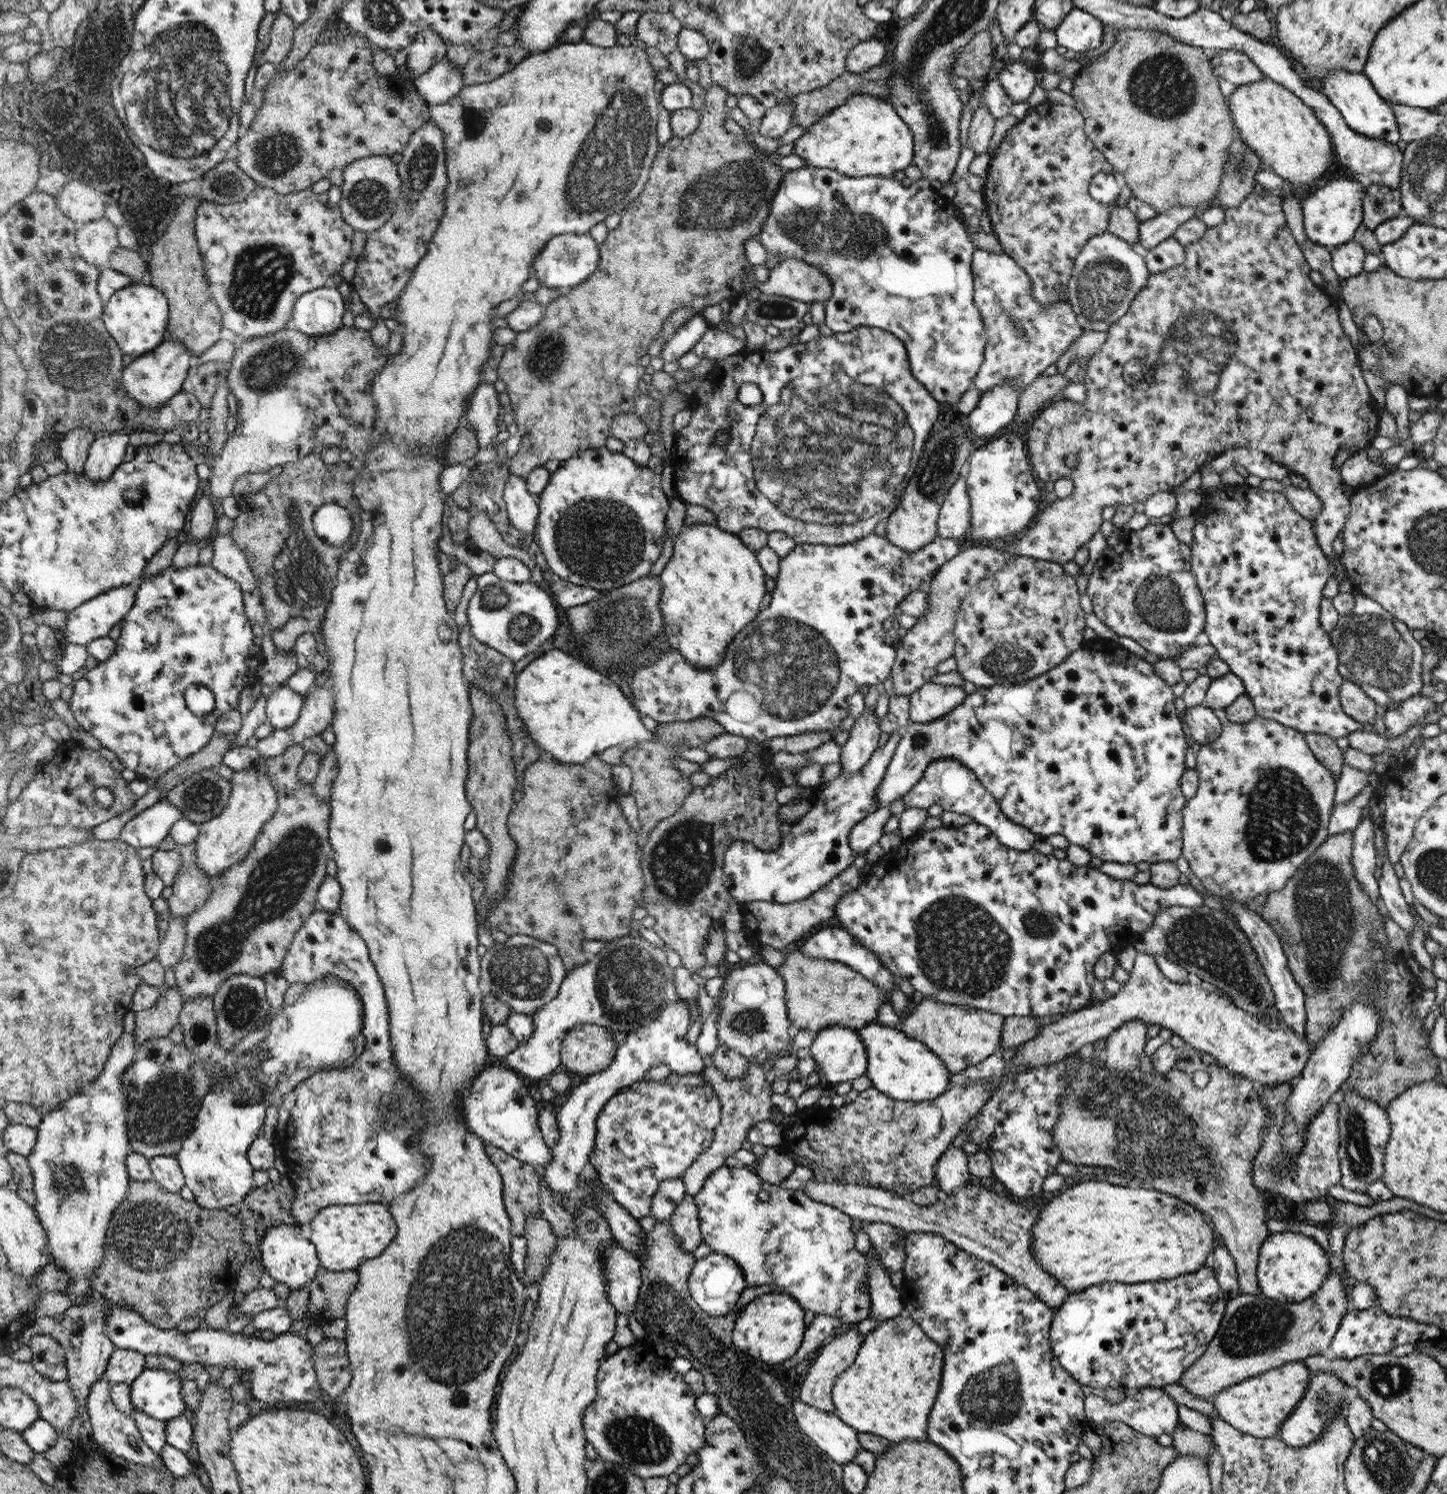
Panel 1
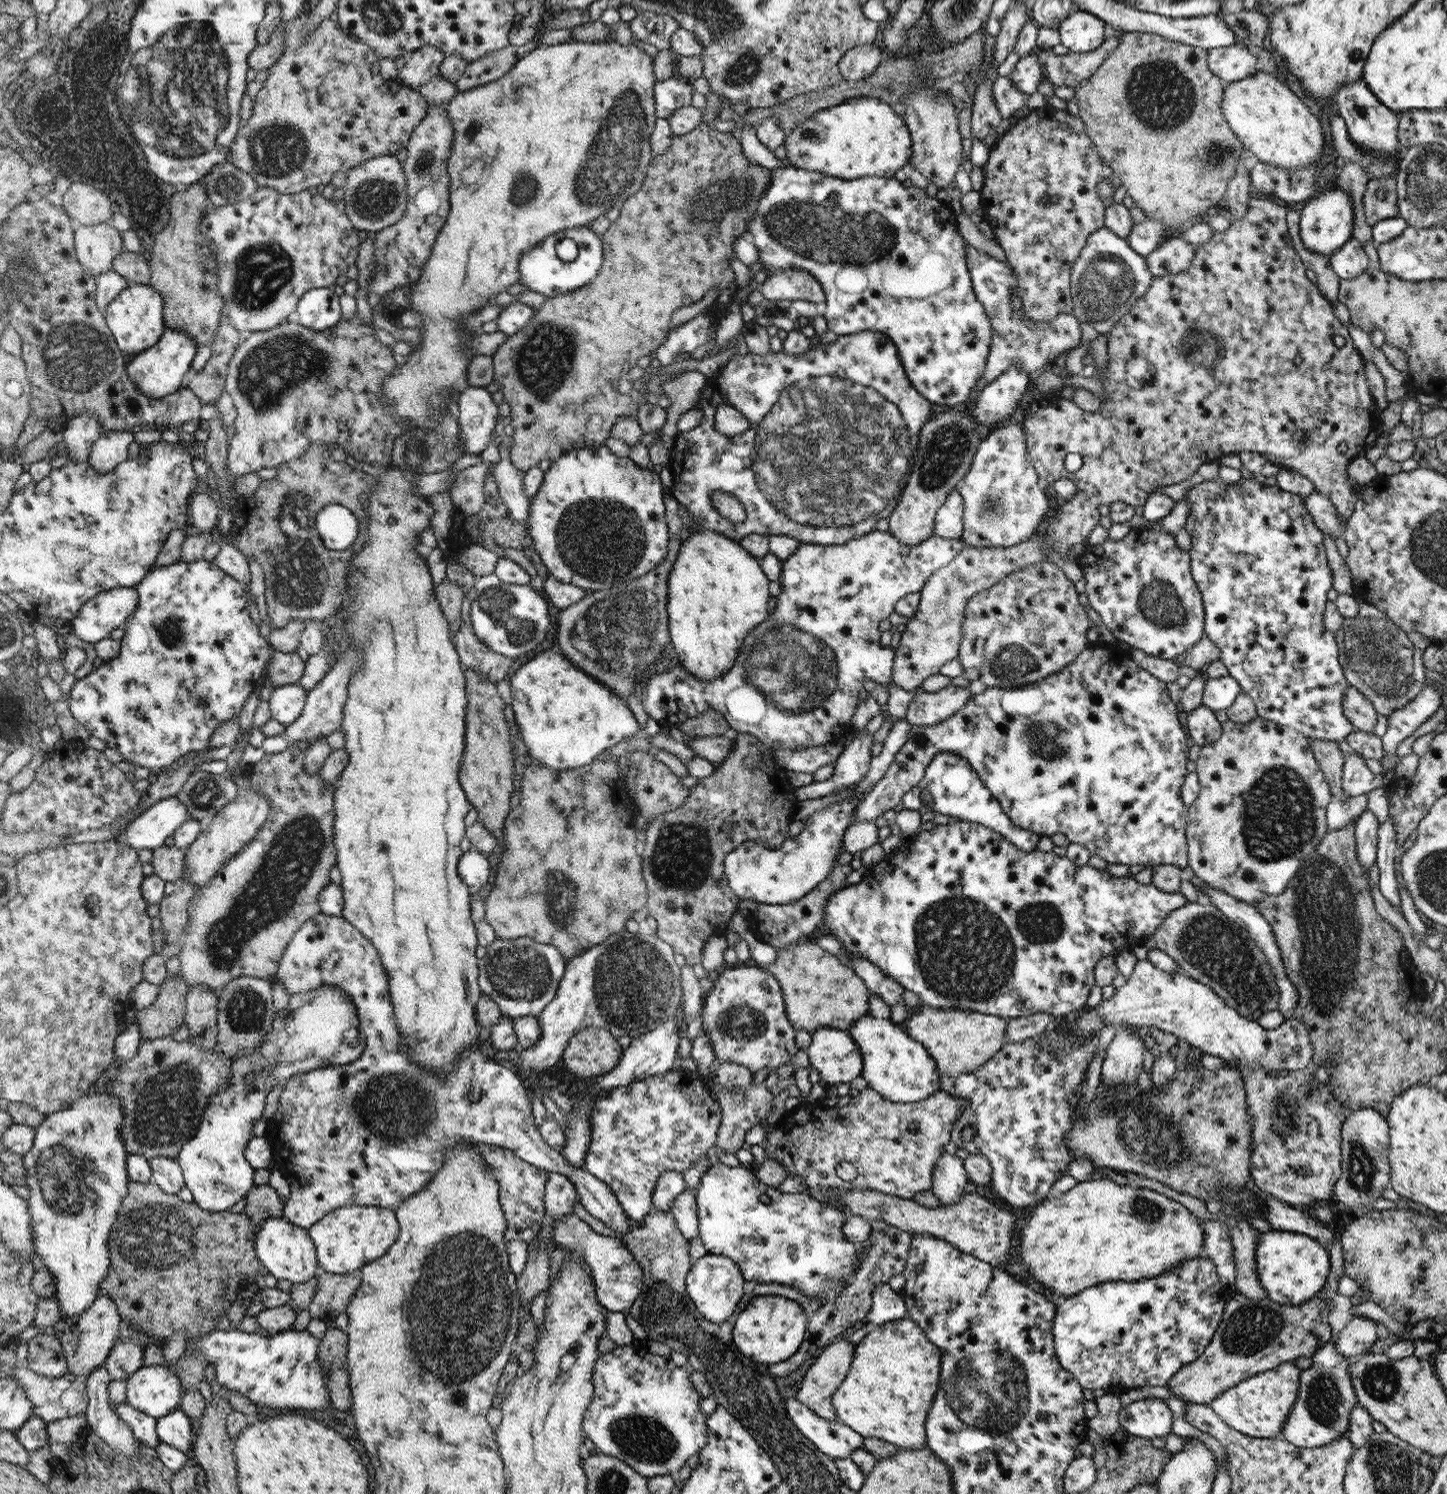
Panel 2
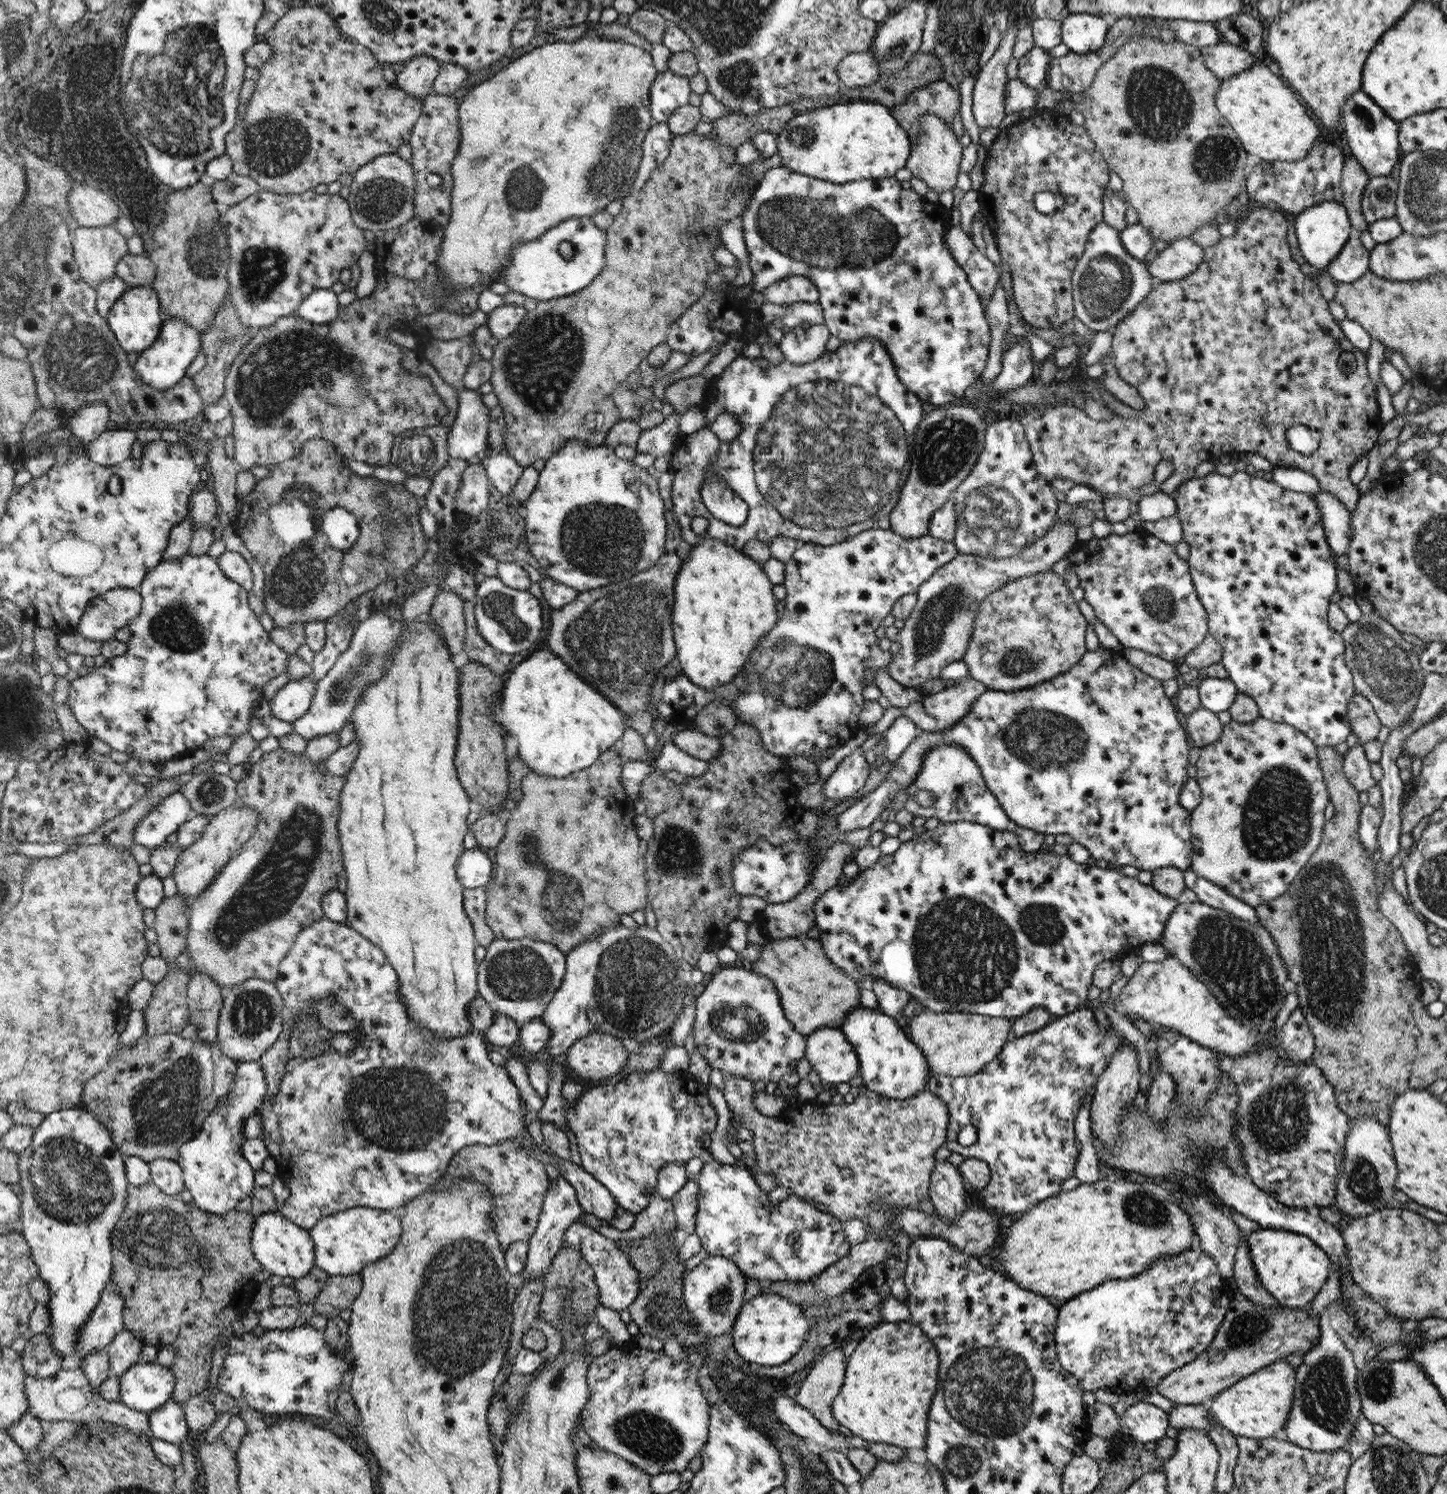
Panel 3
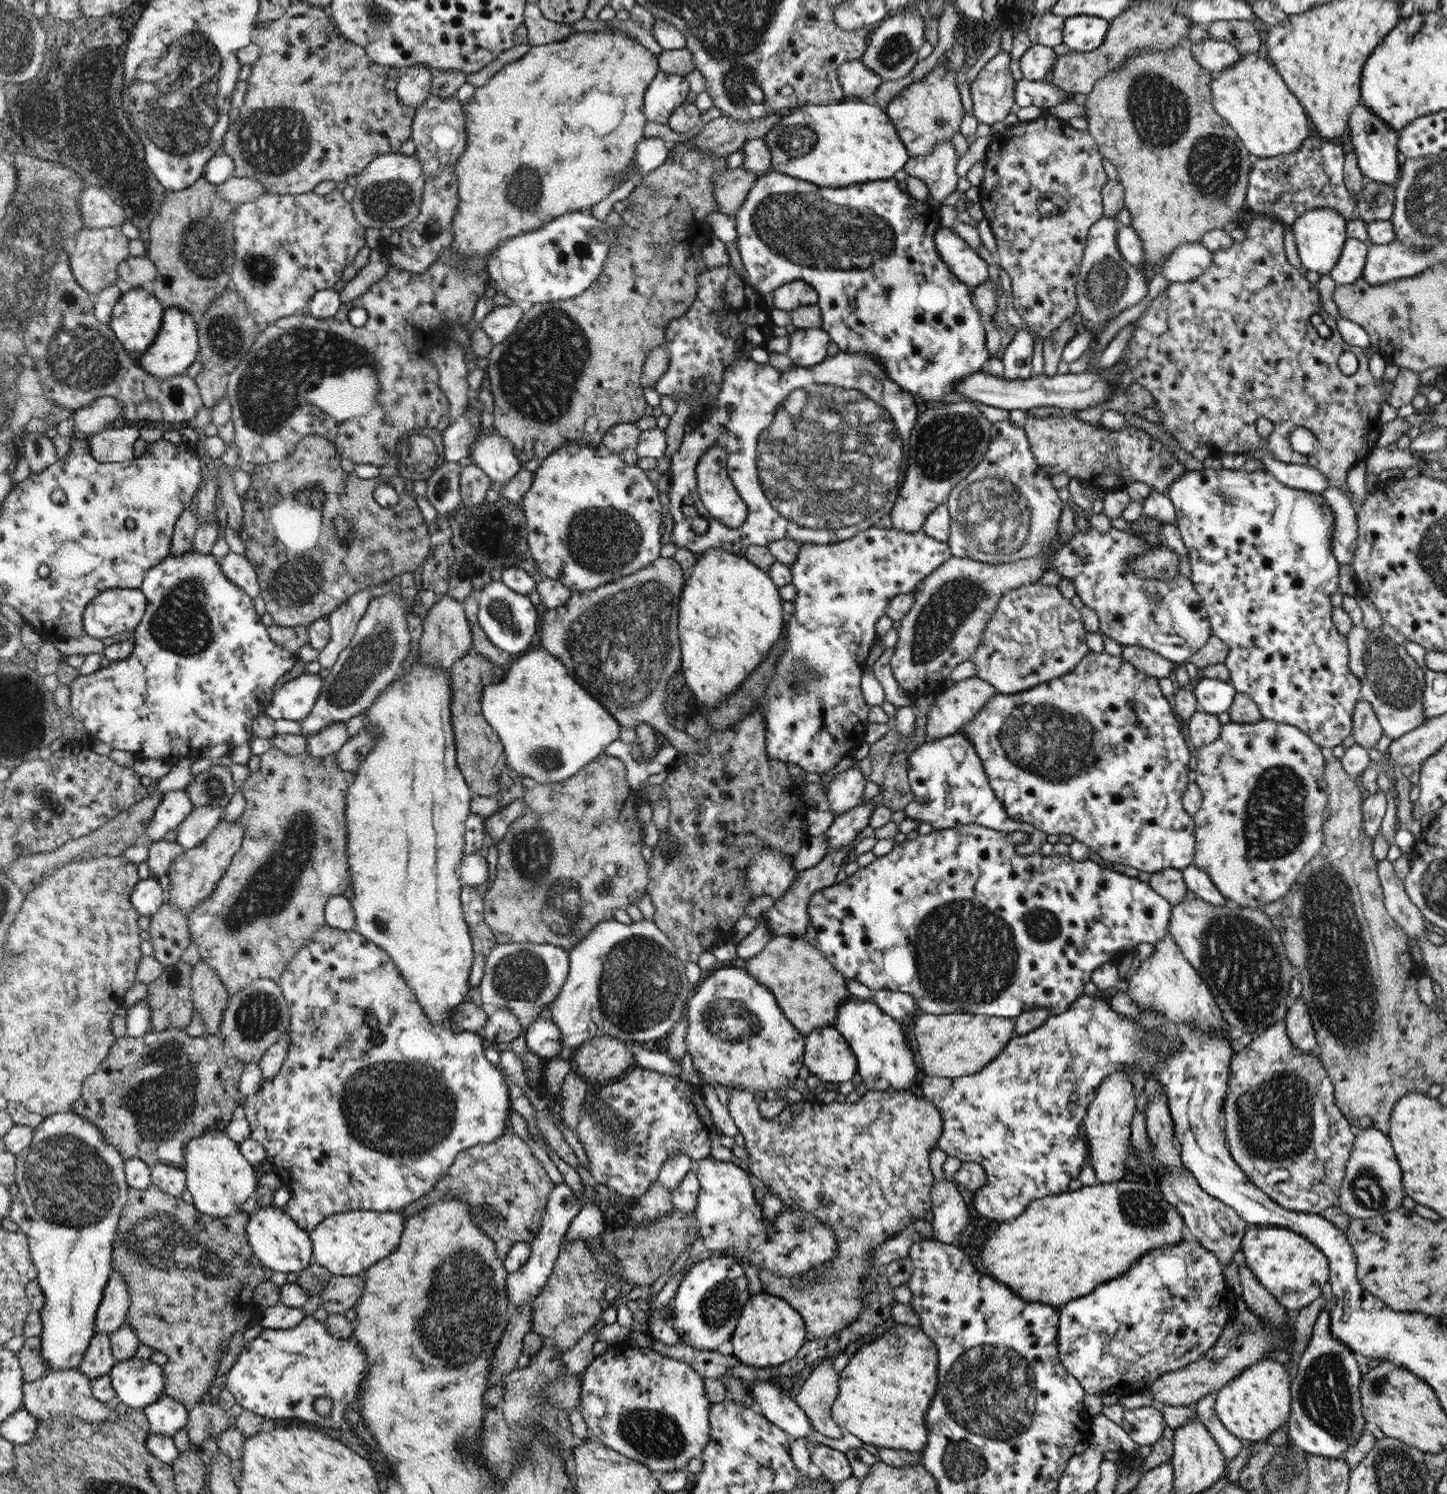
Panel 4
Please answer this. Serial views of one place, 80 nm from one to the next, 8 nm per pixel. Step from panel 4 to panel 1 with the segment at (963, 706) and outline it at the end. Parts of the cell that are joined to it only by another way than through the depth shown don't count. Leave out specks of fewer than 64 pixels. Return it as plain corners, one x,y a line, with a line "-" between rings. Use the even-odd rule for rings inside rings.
924,683
910,696
909,720
914,723
928,723
946,716
967,697
962,686

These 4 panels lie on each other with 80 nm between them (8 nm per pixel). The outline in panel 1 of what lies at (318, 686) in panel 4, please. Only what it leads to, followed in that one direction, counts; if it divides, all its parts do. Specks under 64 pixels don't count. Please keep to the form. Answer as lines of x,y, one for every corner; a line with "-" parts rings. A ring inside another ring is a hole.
287,684
273,689
267,697
266,716
274,730
291,727
302,714
305,698

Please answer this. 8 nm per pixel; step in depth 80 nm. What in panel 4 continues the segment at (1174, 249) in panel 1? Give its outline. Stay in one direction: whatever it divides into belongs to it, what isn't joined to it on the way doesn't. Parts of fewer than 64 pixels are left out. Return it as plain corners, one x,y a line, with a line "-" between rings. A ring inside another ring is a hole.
1202,243
1182,244
1169,254
1156,272
1162,272
1171,283
1196,280
1211,266
1212,253

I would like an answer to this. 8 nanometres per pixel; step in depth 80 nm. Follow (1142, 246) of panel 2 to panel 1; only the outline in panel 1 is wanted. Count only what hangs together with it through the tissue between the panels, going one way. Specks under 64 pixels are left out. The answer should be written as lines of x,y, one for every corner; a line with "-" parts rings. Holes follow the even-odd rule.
1177,204
1154,218
1141,221
1138,244
1142,244
1147,249
1158,246
1164,240
1172,237
1174,231
1182,223
1194,218
1195,209
1196,207

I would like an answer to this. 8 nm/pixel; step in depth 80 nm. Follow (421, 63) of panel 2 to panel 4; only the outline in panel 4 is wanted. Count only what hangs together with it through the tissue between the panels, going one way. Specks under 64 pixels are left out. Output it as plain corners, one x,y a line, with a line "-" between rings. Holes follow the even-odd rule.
414,65
402,71
394,90
400,104
420,106
431,96
431,84
436,73
424,65

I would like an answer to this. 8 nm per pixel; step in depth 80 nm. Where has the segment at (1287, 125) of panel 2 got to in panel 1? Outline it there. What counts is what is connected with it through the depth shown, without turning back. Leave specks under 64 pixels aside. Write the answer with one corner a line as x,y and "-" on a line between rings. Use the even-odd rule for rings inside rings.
1260,80
1254,84
1237,86
1233,94
1228,96
1227,105
1233,120
1233,126
1241,139
1256,155
1260,157
1263,166
1272,169
1284,180
1292,183
1296,188
1310,184
1312,180
1324,175
1324,171
1338,168
1337,156
1327,128
1314,114
1314,111
1290,90
1269,80

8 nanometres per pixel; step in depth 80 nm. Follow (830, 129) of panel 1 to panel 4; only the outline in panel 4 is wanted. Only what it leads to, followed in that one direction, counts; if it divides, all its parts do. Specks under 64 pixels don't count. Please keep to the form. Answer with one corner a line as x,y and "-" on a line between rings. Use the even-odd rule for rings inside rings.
871,100
793,108
762,137
772,157
770,170
832,188
891,179
911,160
891,117

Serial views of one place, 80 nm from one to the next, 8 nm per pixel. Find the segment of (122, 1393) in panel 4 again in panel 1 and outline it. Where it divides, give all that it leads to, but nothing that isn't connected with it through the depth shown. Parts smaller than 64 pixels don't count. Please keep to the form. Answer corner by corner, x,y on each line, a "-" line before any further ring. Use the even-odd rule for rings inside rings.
147,1368
131,1385
137,1408
154,1418
168,1422
187,1413
182,1379
176,1372

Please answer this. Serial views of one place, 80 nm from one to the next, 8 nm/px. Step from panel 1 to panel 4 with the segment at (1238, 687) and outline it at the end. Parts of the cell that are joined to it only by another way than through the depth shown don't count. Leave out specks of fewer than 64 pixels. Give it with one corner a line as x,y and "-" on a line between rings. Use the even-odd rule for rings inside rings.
1201,676
1191,684
1191,687
1197,700
1198,710
1214,715
1227,712
1237,693
1230,682

